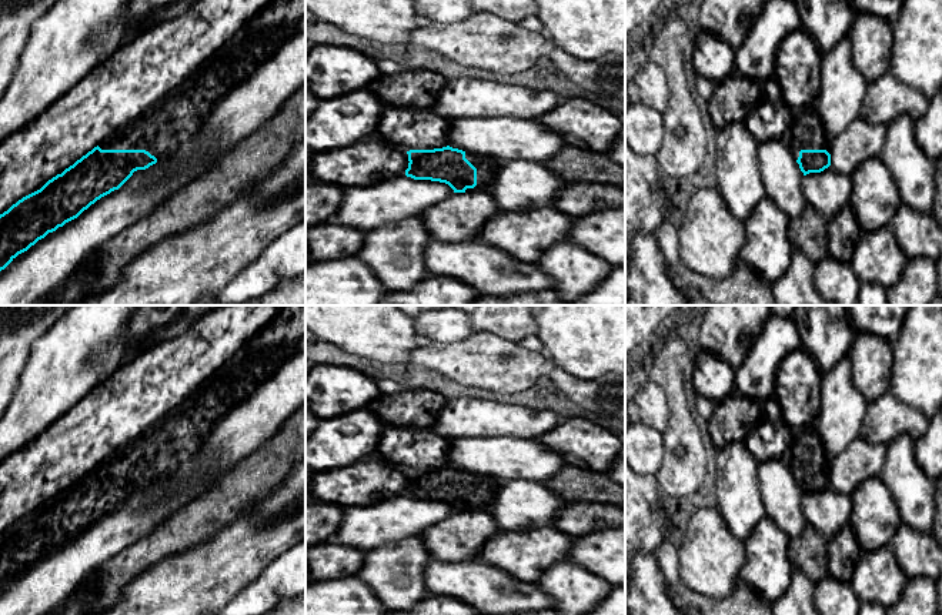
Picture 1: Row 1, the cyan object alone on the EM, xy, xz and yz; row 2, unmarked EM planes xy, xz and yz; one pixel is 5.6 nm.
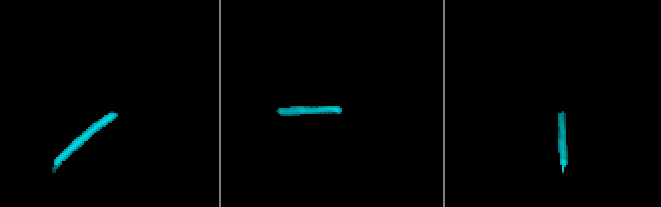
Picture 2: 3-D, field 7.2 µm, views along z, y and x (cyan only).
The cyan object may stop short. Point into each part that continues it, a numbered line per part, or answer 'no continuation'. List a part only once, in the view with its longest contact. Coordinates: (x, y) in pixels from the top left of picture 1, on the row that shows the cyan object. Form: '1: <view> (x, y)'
1: xy (171, 124)

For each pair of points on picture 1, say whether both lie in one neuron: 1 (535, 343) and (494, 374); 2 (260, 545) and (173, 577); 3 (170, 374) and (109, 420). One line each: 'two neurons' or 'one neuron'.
1: two neurons
2: one neuron
3: one neuron

